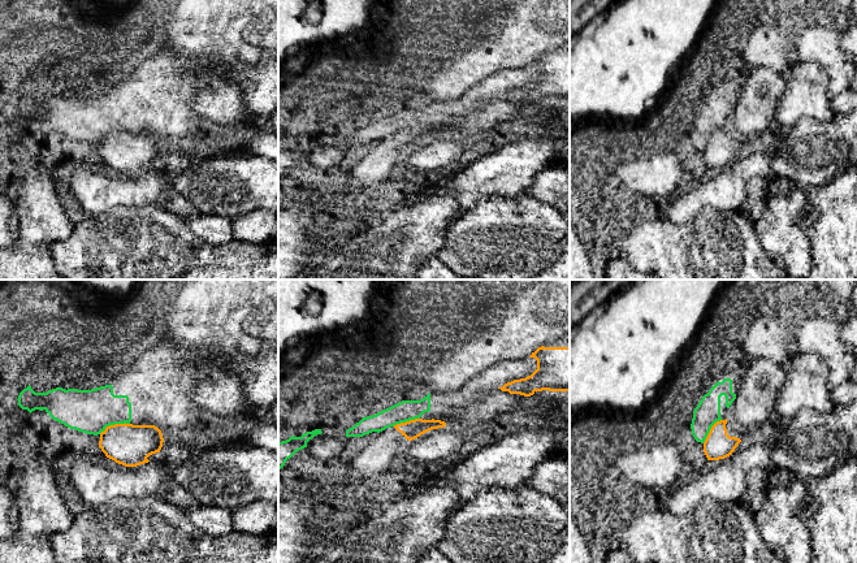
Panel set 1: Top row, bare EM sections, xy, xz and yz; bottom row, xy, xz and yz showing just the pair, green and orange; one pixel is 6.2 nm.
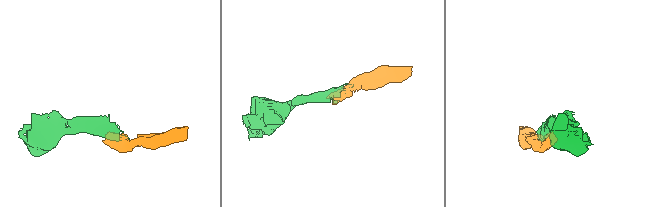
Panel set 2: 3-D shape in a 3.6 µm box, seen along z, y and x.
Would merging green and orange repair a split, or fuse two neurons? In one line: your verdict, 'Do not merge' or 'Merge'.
Do not merge

